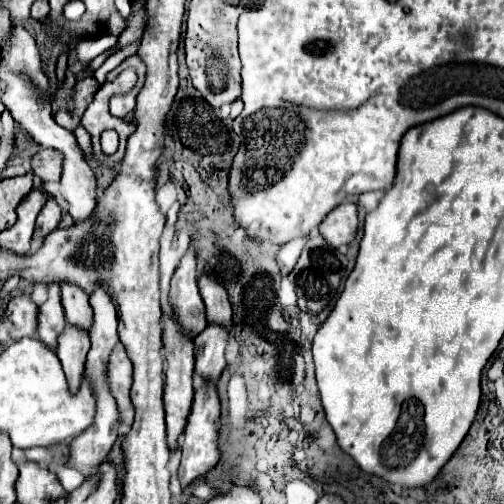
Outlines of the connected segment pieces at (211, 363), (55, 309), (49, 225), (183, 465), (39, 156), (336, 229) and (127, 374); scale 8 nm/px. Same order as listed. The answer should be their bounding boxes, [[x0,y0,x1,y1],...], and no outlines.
[[194,324,230,382],[38,286,64,350],[34,196,60,240],[177,382,220,488],[32,150,62,182],[320,202,358,248],[108,344,134,426]]

